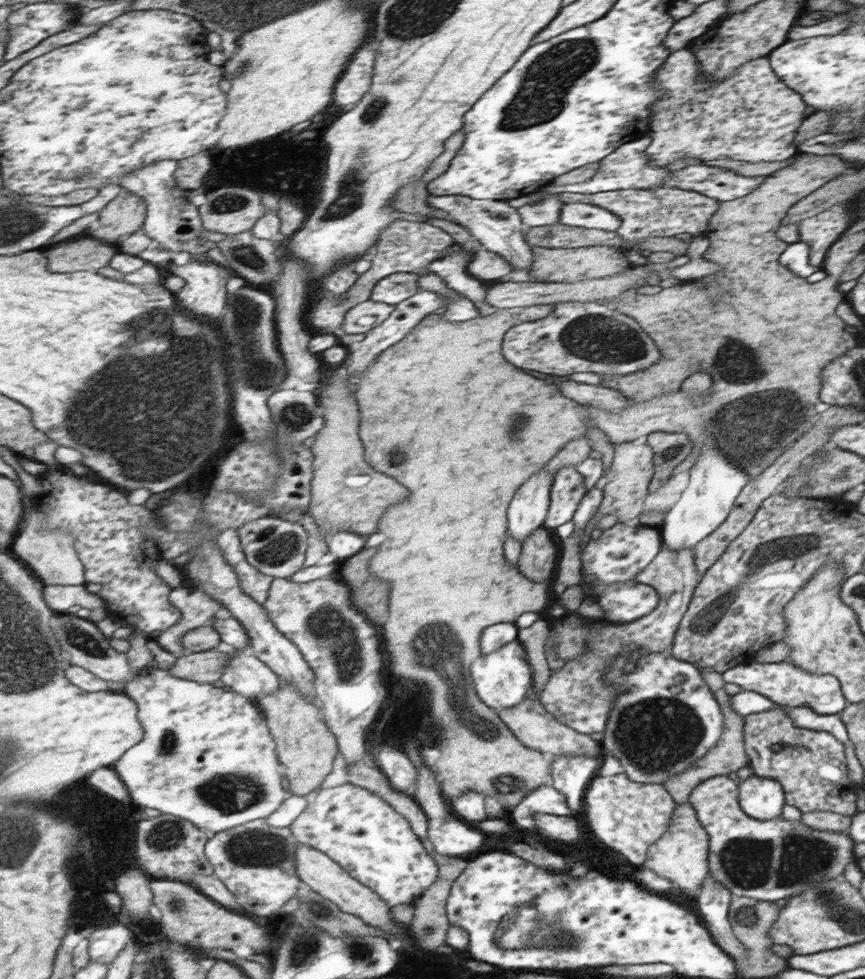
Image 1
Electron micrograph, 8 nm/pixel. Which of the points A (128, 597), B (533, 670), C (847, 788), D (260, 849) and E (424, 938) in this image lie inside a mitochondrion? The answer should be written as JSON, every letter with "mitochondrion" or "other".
{"A":"other","B":"other","C":"other","D":"mitochondrion","E":"other"}

